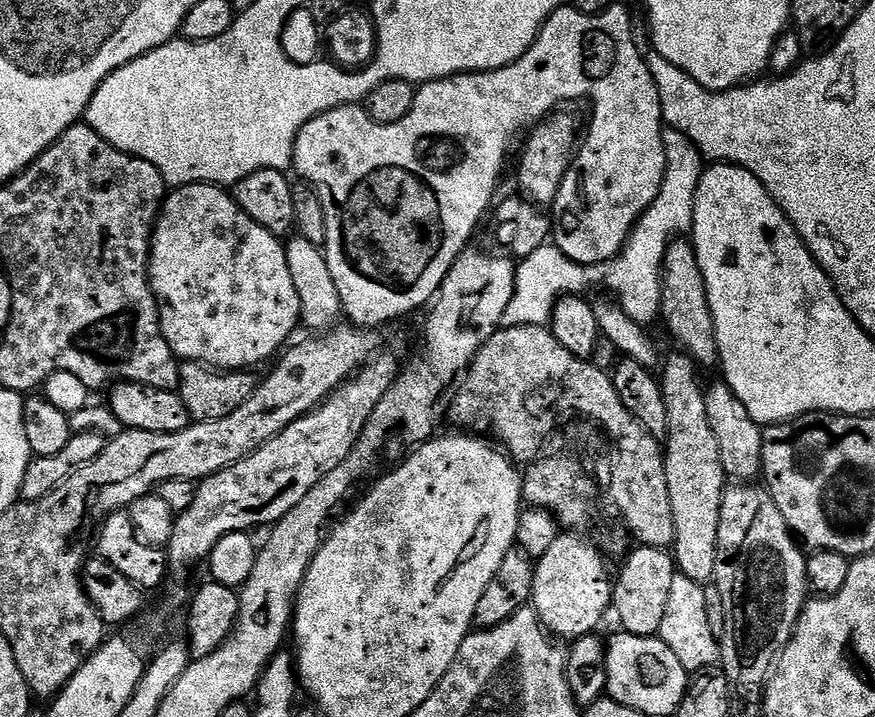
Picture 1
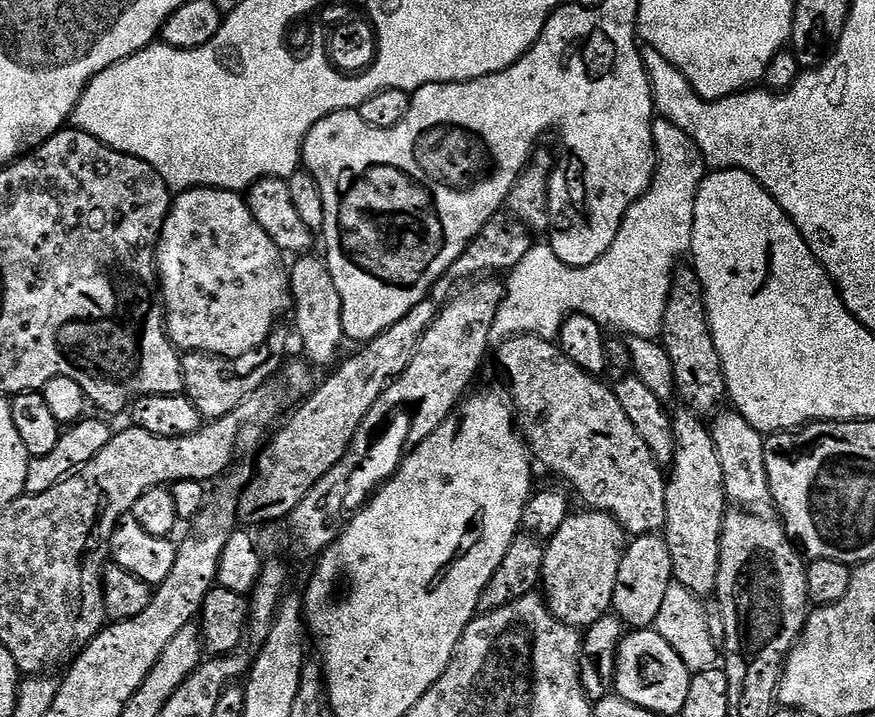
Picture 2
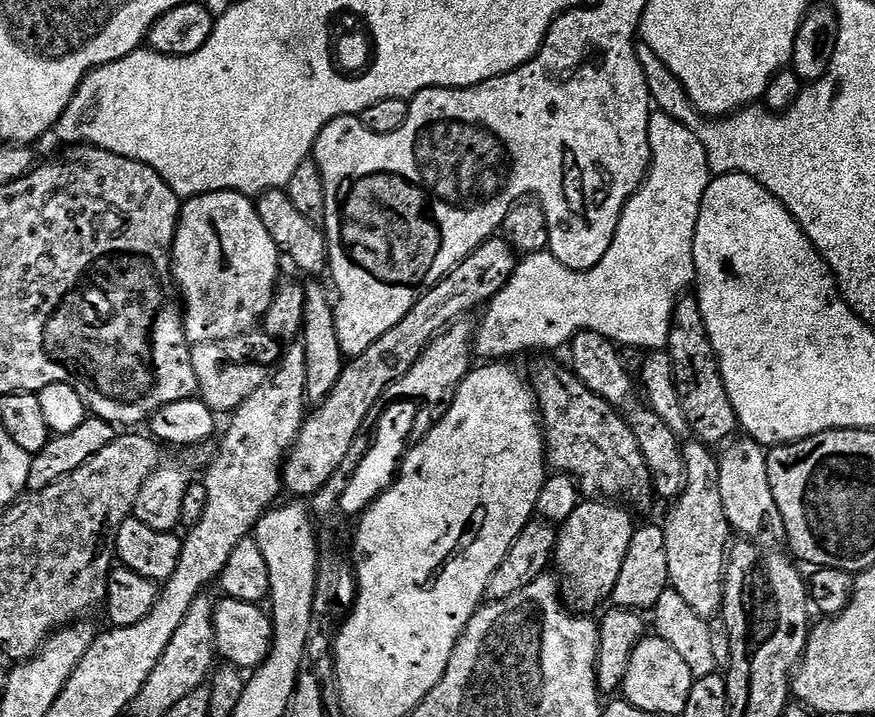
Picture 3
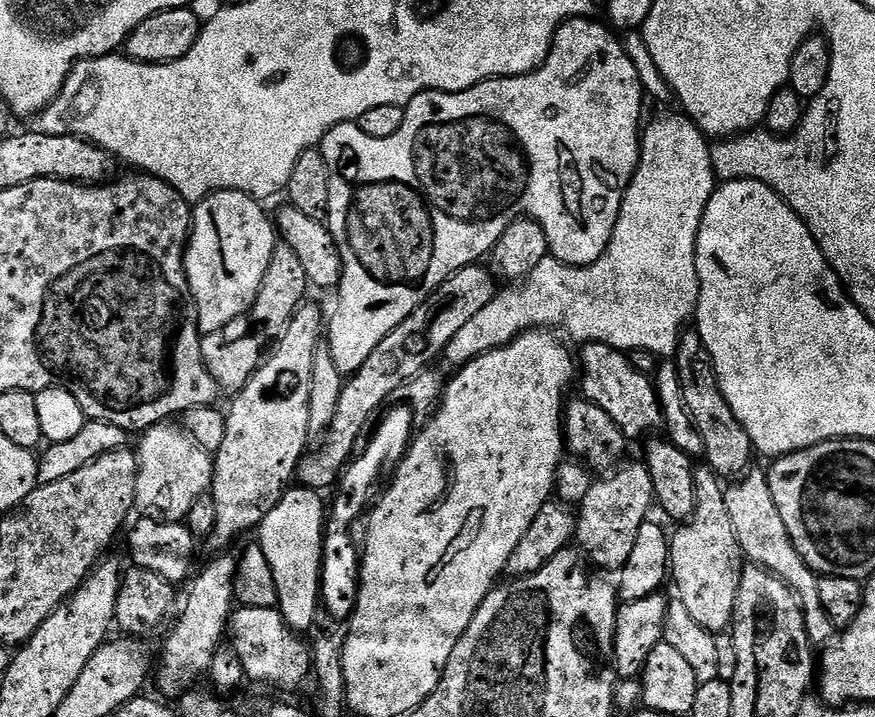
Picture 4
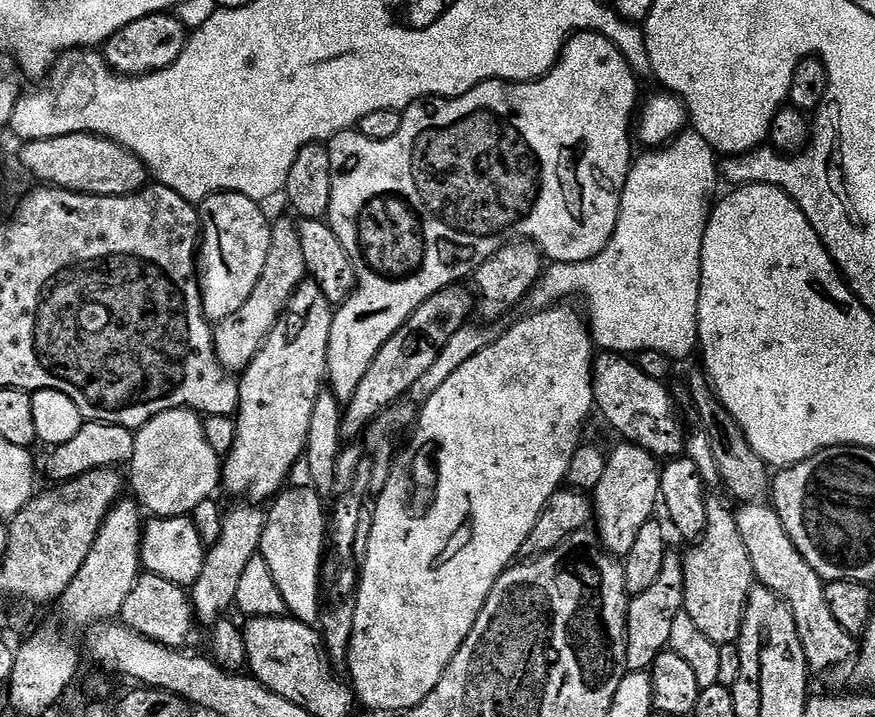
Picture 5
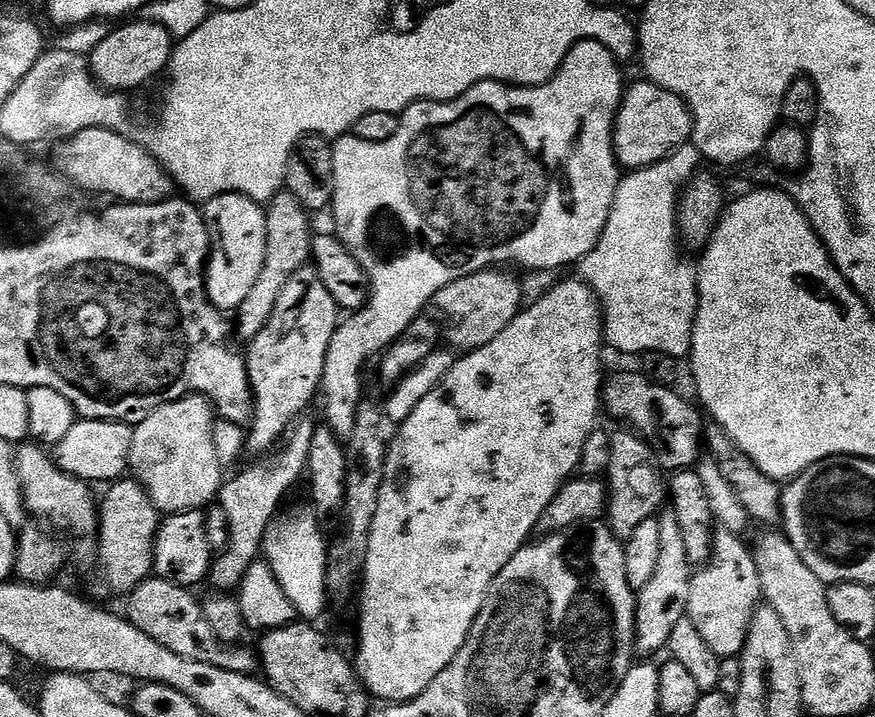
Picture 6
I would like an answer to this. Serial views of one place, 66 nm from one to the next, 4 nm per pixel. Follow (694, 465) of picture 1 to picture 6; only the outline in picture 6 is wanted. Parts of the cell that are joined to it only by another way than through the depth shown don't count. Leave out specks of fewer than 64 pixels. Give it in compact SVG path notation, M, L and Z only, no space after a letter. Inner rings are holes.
M720 530L715 533L711 560L707 564L697 567L692 577L690 606L688 607L690 618L698 626L702 638L706 638L708 645L721 658L739 657L743 653L750 634L752 619L756 609L761 607L762 604L760 574L753 549L749 545L747 548L732 532L735 531Z

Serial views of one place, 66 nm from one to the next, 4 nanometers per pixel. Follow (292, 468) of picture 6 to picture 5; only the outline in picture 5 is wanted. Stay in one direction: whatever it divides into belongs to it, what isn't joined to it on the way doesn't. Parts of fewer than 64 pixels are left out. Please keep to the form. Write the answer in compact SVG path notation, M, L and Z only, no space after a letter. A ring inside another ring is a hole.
M243 502L230 507L224 513L222 538L205 551L202 562L202 574L198 574L198 582L194 582L190 589L192 597L192 611L201 625L211 626L225 615L224 612L236 603L238 585L250 558L254 558L260 551L265 521L265 509L252 502Z

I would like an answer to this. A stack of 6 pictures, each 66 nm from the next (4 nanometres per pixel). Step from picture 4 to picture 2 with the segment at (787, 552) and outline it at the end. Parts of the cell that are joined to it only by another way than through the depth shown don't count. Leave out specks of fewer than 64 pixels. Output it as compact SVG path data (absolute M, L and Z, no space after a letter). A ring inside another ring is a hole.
M721 410L715 413L710 427L714 446L718 446L718 462L722 462L725 497L731 503L733 500L737 509L753 512L755 516L768 516L774 505L770 494L770 482L766 478L765 437L735 410Z

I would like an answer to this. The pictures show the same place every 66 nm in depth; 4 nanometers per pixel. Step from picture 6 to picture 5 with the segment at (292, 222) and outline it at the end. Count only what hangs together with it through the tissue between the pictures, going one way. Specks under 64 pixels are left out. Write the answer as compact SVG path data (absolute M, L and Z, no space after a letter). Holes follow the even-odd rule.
M288 220L275 221L270 234L270 254L266 254L266 266L262 270L262 278L258 278L258 286L254 286L244 305L215 325L212 333L214 350L221 366L232 374L243 373L250 366L270 330L284 313L290 298L296 293L296 287L304 283L307 276L306 254L302 251L299 227Z

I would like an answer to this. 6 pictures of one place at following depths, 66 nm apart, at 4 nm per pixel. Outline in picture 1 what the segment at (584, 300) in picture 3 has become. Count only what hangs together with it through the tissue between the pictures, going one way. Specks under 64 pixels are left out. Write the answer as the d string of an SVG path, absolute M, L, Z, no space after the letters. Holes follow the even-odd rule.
M665 127L664 149L666 174L662 178L662 190L658 190L658 198L650 202L639 222L633 226L628 241L620 249L620 255L604 264L576 264L555 246L534 250L534 254L516 264L516 293L514 298L510 298L510 306L506 306L503 327L547 325L560 299L588 294L591 288L599 284L605 284L616 295L613 296L615 303L630 318L634 318L634 322L645 326L652 326L655 320L657 323L660 303L664 297L666 250L673 240L692 231L694 198L698 194L698 182L706 167L698 146L694 146L694 142L690 142L684 132Z

